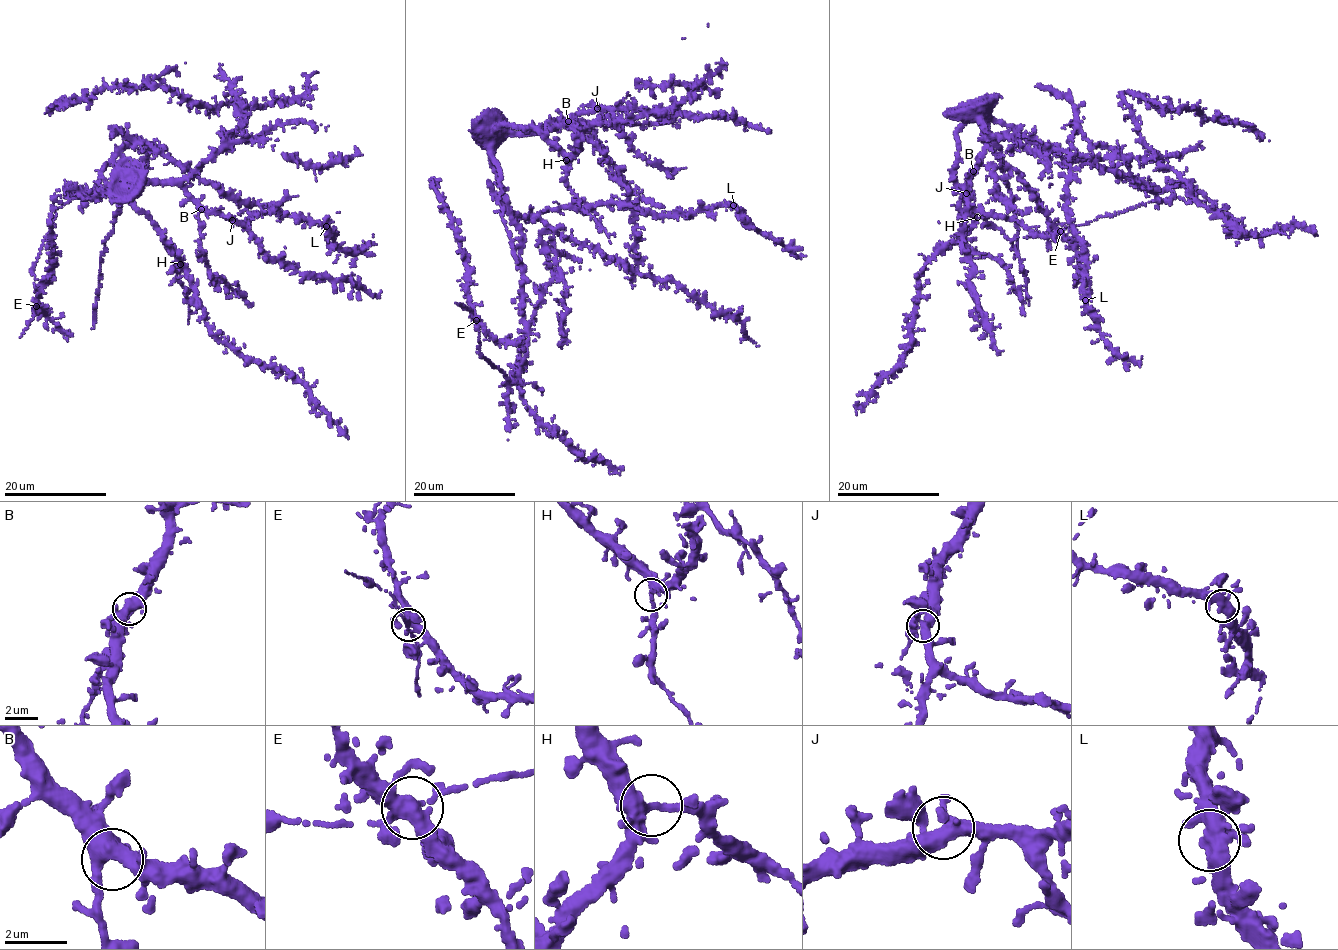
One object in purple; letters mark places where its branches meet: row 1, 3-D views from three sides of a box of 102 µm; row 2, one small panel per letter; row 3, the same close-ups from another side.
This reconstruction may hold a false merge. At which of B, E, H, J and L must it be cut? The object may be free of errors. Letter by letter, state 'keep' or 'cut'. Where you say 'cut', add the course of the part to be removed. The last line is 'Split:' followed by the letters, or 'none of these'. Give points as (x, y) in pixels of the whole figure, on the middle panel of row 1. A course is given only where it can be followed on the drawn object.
B: keep
E: keep
H: keep
J: keep
L: keep
Split: none of these

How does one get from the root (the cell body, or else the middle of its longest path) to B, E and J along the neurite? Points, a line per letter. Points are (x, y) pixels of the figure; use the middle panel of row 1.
B: (500, 183), (492, 155), (499, 140), (509, 134), (543, 130), (568, 121)
E: (500, 183), (523, 240), (524, 391), (481, 355), (475, 320)
J: (500, 183), (492, 155), (499, 140), (514, 133), (550, 129), (597, 108)

